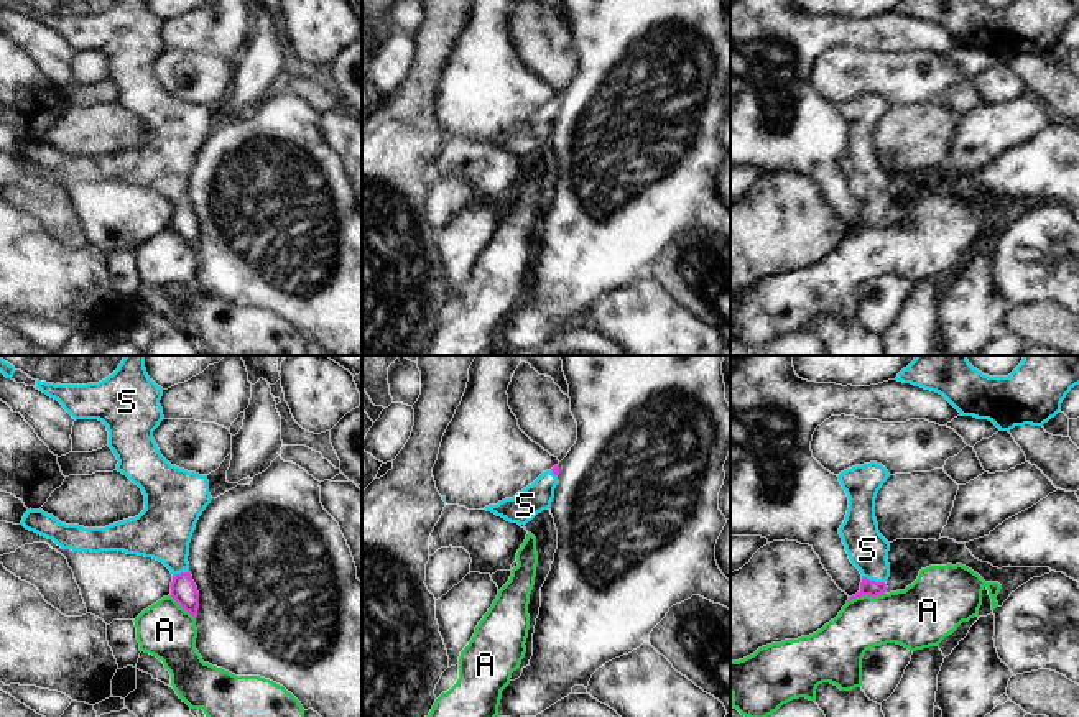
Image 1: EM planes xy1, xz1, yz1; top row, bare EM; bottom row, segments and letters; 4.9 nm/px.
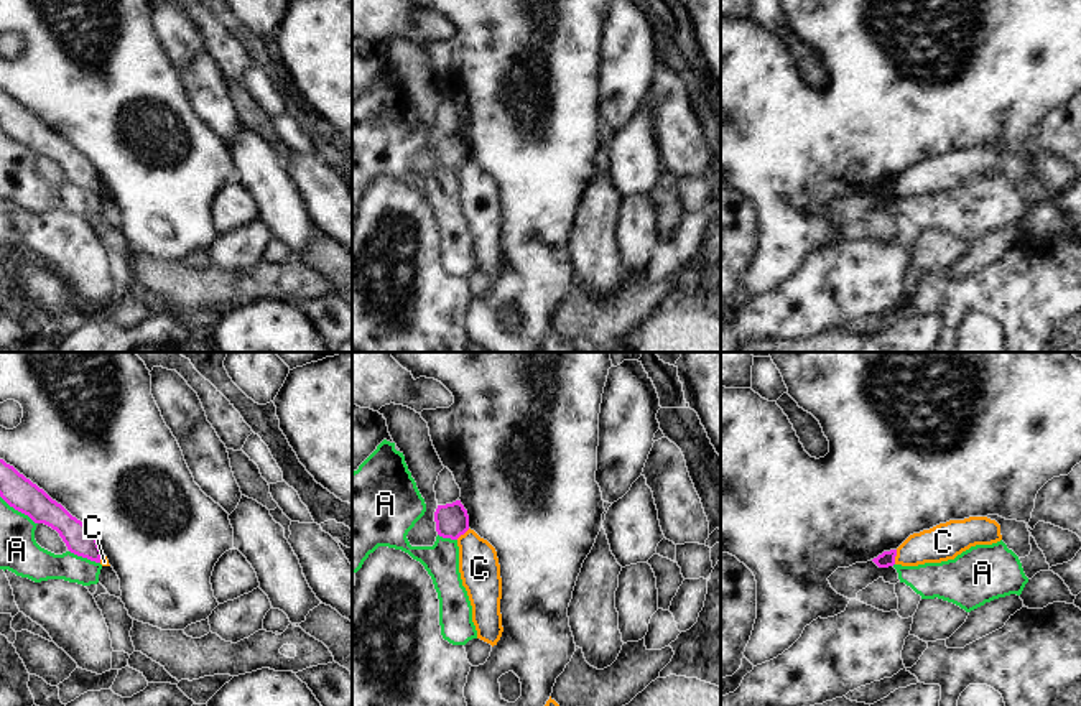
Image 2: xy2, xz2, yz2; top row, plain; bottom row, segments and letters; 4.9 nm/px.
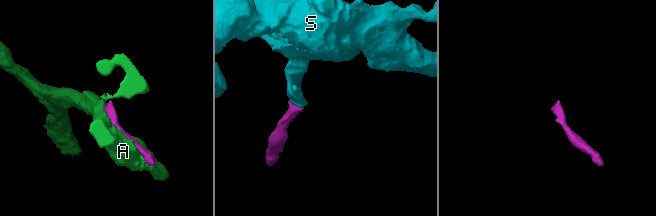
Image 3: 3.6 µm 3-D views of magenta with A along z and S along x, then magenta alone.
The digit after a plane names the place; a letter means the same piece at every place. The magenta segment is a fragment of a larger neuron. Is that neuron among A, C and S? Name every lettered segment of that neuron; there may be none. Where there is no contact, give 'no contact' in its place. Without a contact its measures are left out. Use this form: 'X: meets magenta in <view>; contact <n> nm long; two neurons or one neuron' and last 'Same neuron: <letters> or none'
A: meets magenta in xy2; contact 240 nm long; two neurons
C: meets magenta in yz2; contact 70 nm long; two neurons
S: meets magenta in yz1; contact 120 nm long; one neuron
Same neuron: S

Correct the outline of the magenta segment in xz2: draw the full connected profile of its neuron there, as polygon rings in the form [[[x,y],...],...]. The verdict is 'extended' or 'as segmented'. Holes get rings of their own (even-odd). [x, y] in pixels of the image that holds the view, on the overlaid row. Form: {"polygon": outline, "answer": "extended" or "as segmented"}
{"polygon": [[[461,500],[438,505],[434,522],[436,532],[443,538],[457,540],[469,530],[469,515]]], "answer": "as segmented"}

